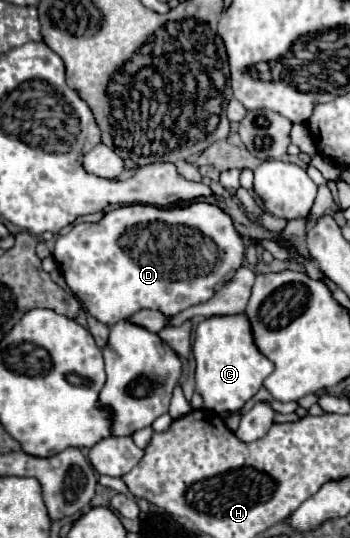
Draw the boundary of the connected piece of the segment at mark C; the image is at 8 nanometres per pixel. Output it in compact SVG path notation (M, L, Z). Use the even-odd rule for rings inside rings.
M247 314L211 316L199 322L193 342L195 356L195 382L197 392L203 396L205 410L213 412L237 412L261 386L263 380L273 372L273 362L265 358L253 342L253 330Z

